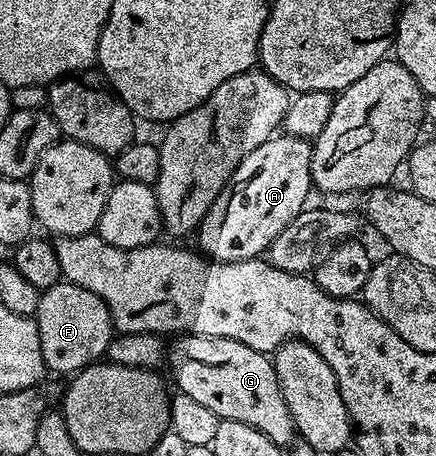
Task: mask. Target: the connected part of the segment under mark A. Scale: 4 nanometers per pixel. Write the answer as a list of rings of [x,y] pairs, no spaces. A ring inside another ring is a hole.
[[[281,132],[259,144],[259,148],[235,168],[219,196],[215,196],[215,204],[211,204],[207,216],[197,227],[195,239],[200,253],[215,262],[262,257],[283,228],[306,209],[309,190],[314,189],[312,159],[313,148],[307,138]]]

